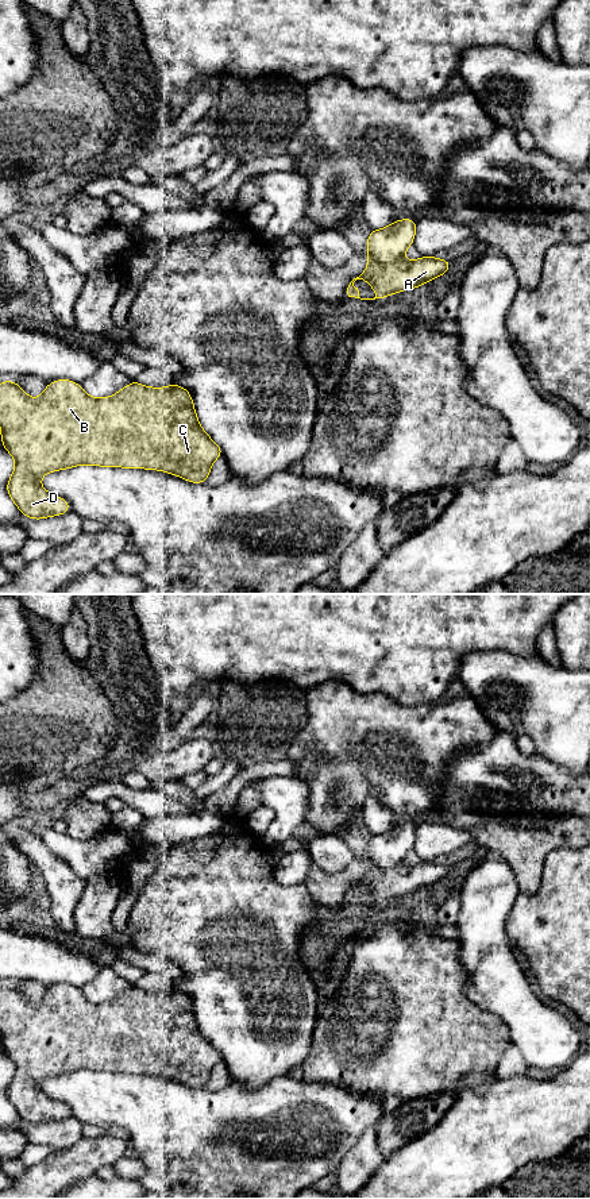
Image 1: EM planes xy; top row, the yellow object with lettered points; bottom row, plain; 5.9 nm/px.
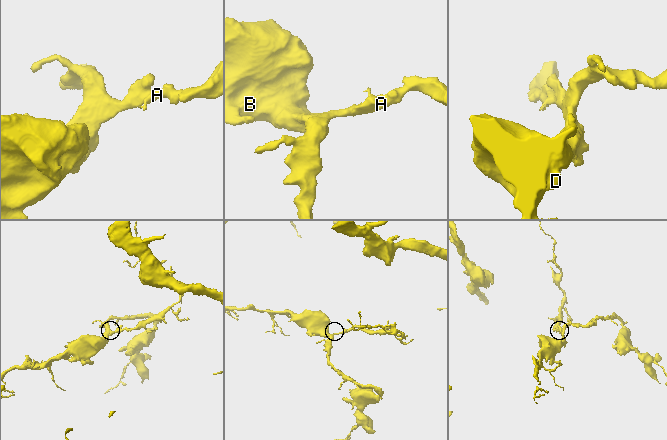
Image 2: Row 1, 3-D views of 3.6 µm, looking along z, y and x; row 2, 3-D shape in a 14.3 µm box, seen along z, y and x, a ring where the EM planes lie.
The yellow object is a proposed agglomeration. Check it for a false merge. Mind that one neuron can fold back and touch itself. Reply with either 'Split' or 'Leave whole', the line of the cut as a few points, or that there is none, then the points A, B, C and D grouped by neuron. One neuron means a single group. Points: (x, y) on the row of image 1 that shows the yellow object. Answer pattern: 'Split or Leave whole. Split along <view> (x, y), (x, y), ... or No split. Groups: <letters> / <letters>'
Leave whole. No split. Groups: A B C D

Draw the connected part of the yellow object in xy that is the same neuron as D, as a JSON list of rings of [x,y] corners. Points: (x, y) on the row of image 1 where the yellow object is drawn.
[[[12,379],[0,383],[0,432],[3,447],[15,459],[15,470],[5,490],[22,514],[39,520],[70,512],[66,500],[41,486],[41,477],[81,464],[161,470],[193,483],[207,482],[212,463],[223,455],[201,428],[190,393],[176,383],[167,388],[147,388],[136,381],[105,398],[92,398],[80,383],[57,379],[47,383],[39,398],[28,397]]]

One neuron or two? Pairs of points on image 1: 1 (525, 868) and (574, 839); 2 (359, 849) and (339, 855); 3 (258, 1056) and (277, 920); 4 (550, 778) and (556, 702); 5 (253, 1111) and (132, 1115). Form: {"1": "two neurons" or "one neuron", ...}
{"1": "one neuron", "2": "two neurons", "3": "one neuron", "4": "two neurons", "5": "one neuron"}

